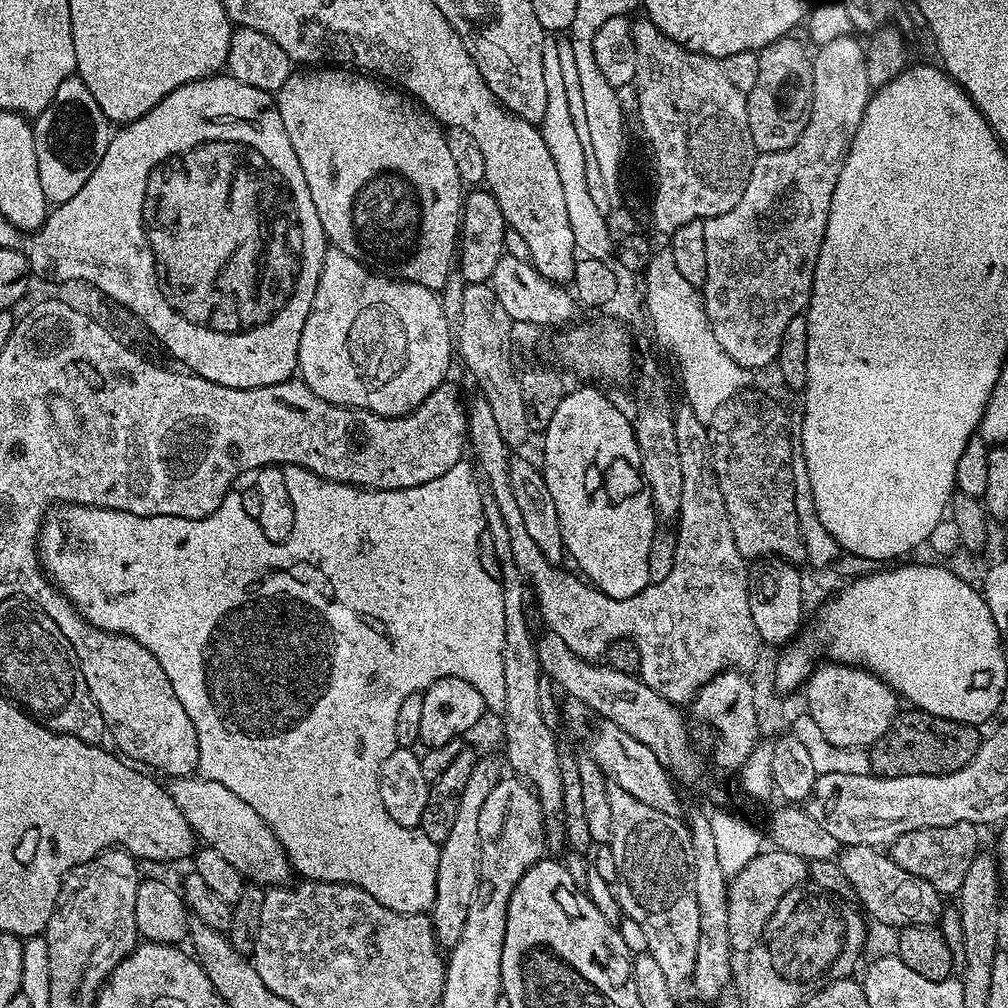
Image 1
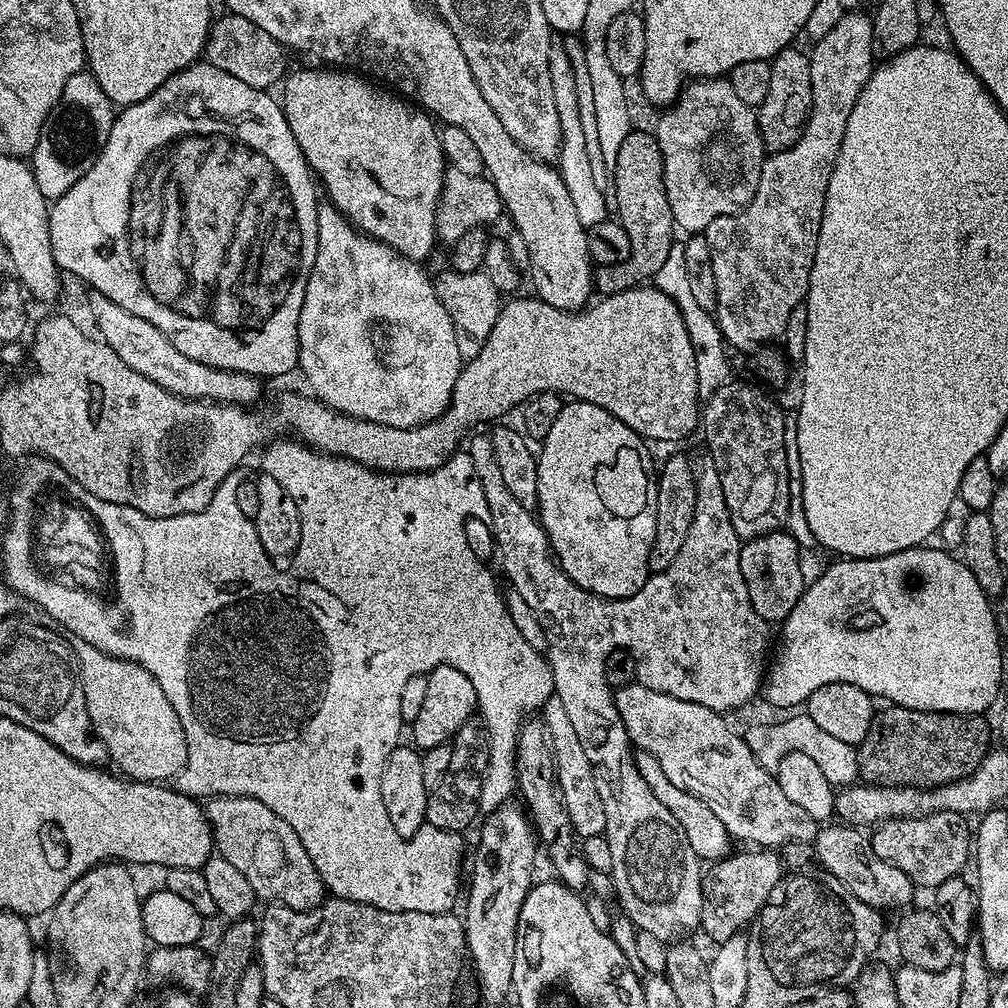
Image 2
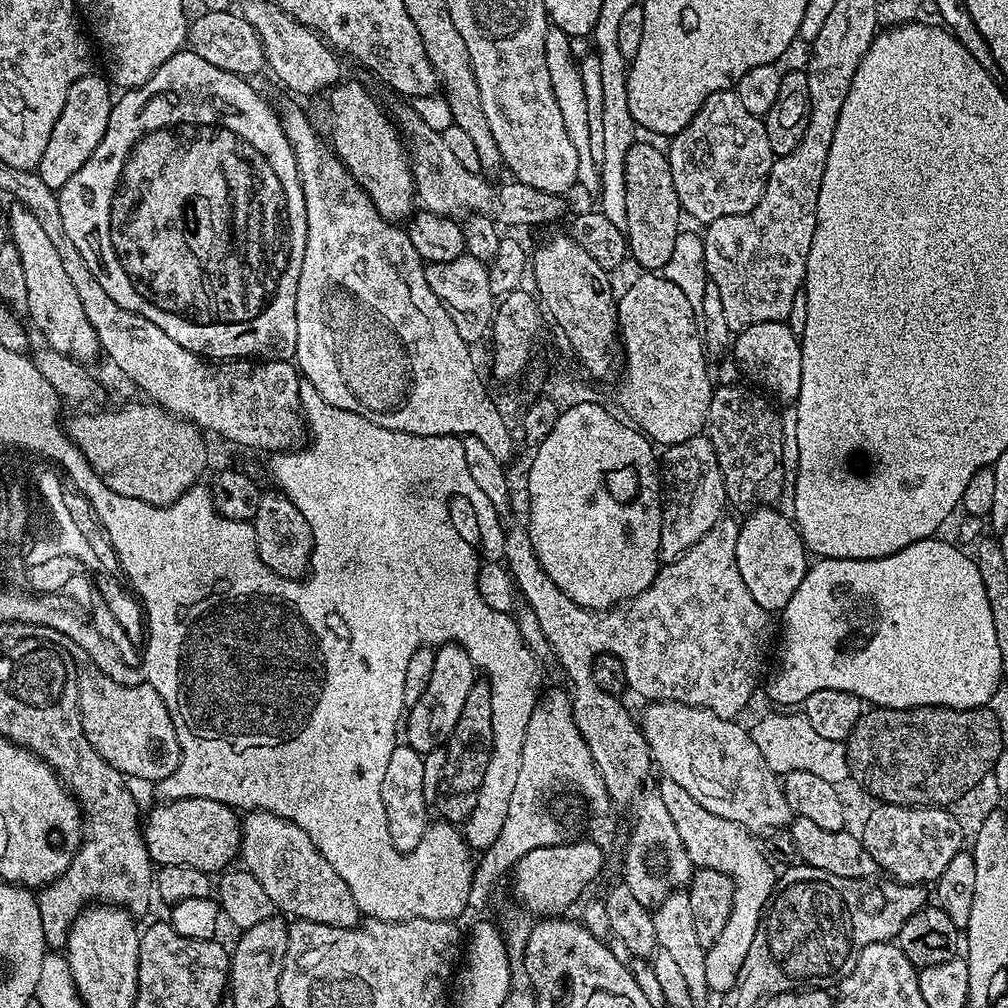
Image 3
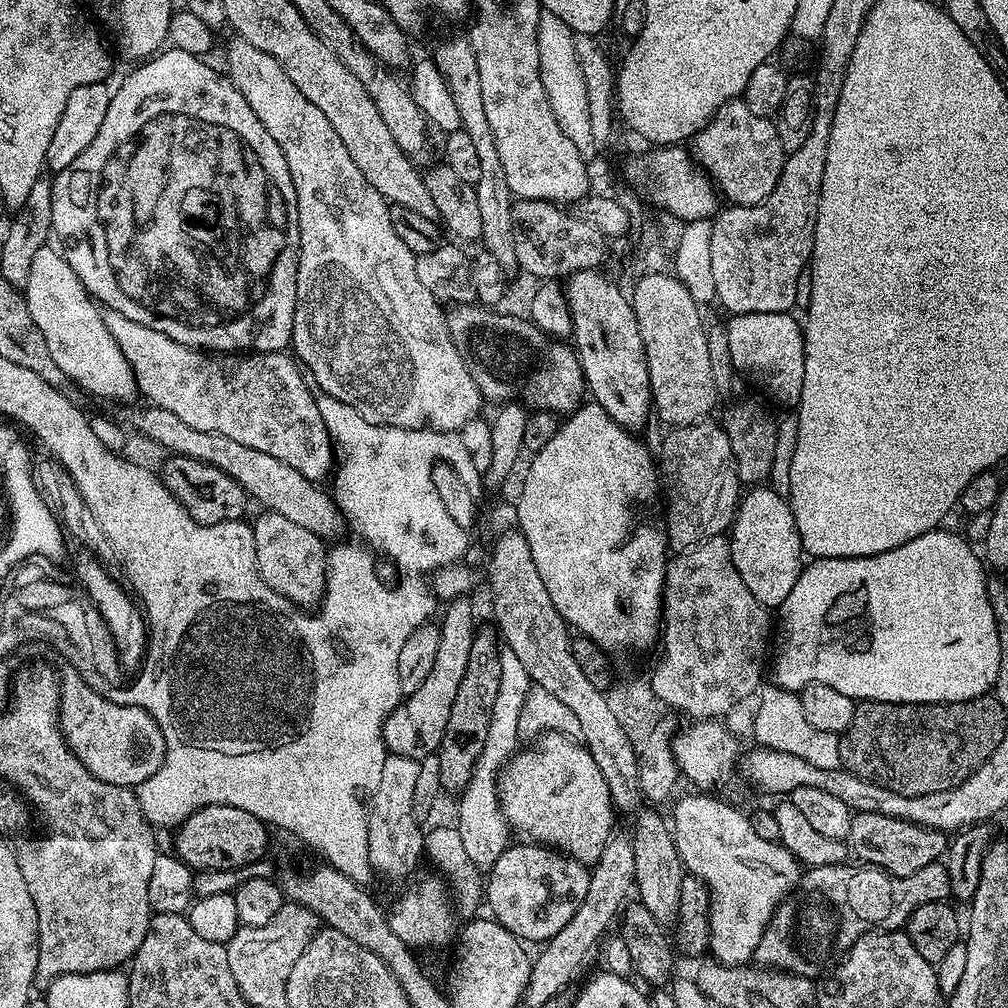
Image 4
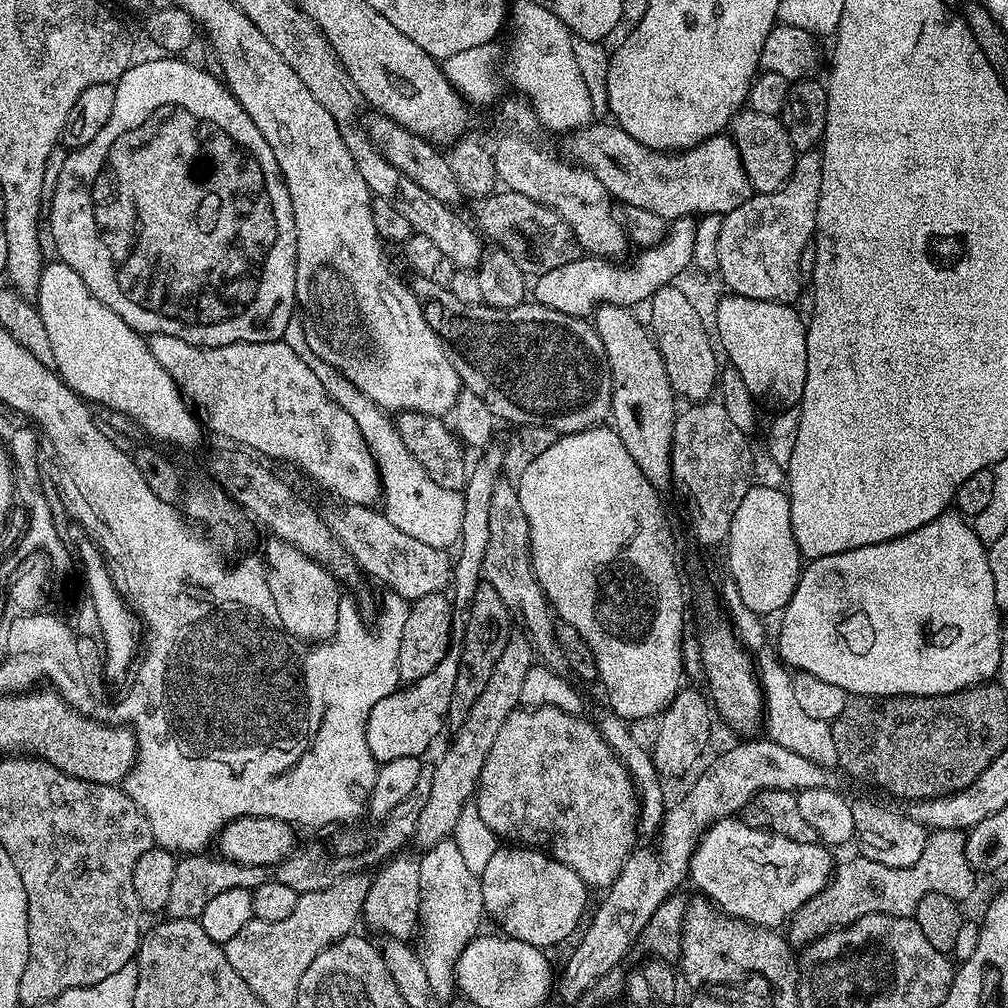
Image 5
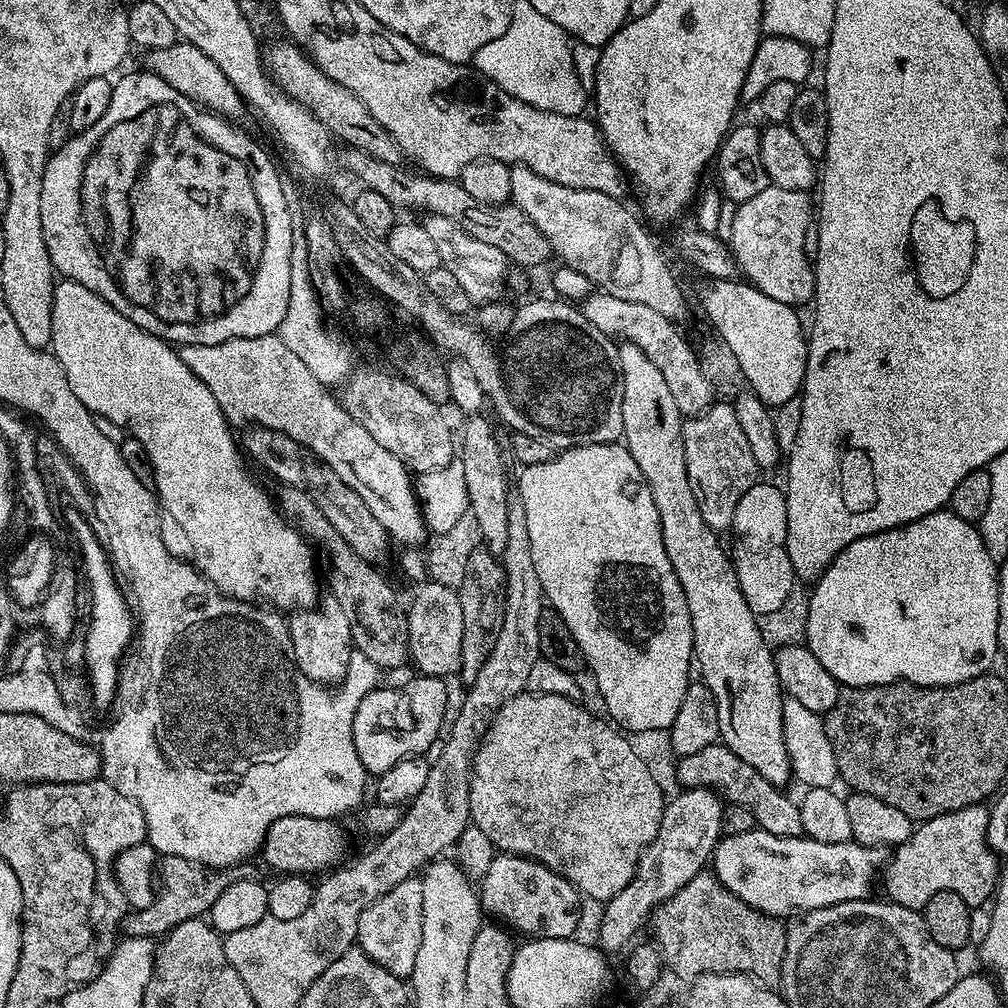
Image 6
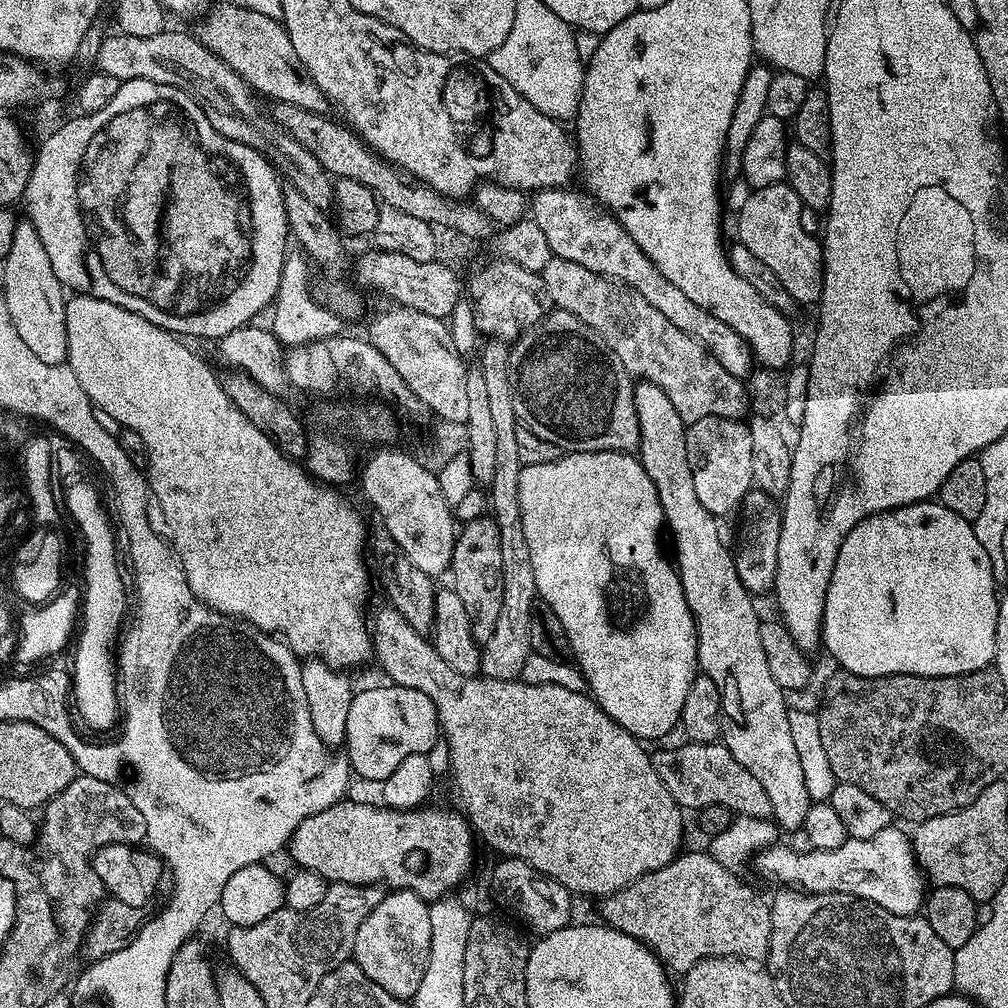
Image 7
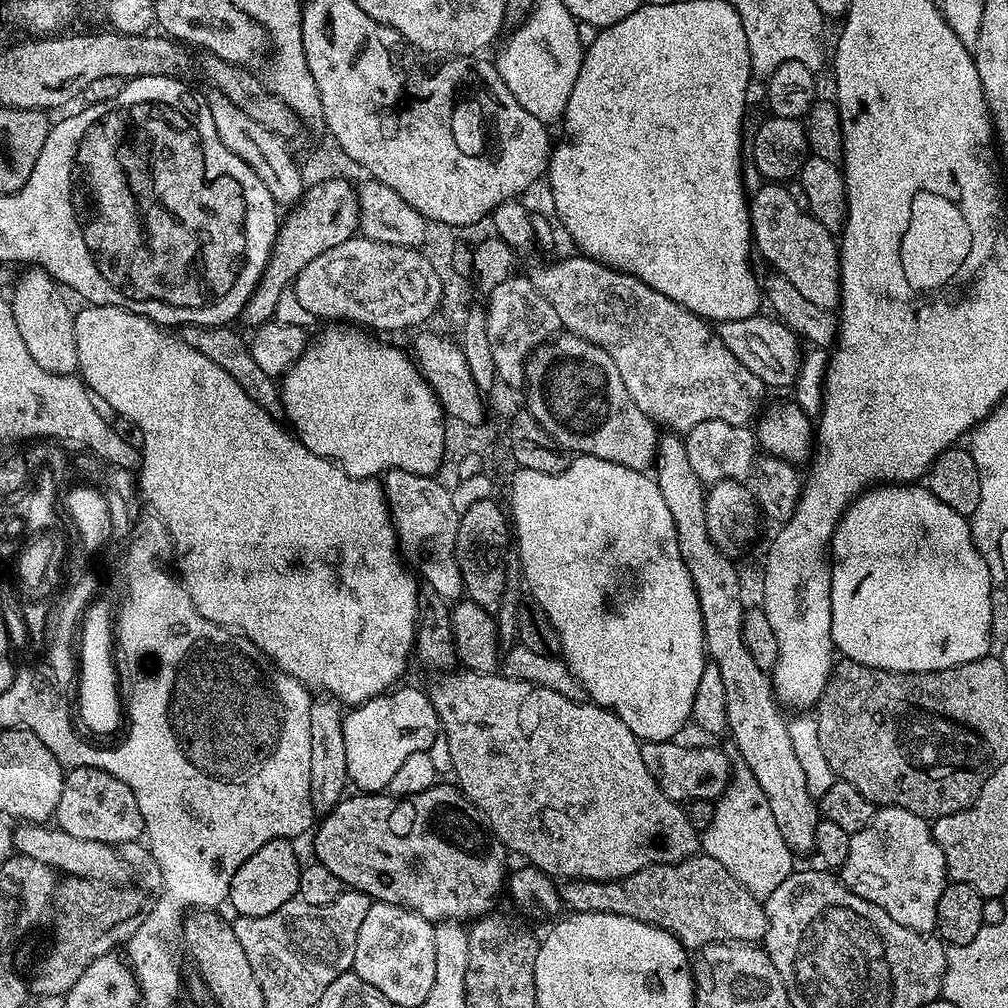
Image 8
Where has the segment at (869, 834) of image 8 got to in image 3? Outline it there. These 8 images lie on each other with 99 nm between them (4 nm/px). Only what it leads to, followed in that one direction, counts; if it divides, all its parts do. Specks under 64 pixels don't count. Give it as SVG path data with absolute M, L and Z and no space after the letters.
M667 778L661 781L659 798L666 810L670 810L670 818L674 818L674 826L678 826L682 846L686 846L686 854L690 854L693 865L696 868L722 870L722 874L734 882L734 906L730 906L730 918L726 918L722 934L718 934L718 938L706 950L706 982L709 989L716 994L730 992L736 985L740 968L750 950L750 942L754 942L754 934L764 918L768 902L776 891L778 872L772 869L773 861L767 856L768 861L763 850L756 845L757 837L752 832L728 821L726 817L720 817L716 810L687 793L676 782Z

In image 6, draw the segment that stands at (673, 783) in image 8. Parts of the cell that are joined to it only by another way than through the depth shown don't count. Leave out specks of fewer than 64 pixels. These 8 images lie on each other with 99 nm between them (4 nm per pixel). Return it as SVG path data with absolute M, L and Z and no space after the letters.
M723 742L706 746L706 750L698 750L698 754L679 757L675 761L676 780L681 789L711 788L713 792L722 794L730 804L746 806L750 814L754 814L756 828L761 832L778 834L779 836L802 836L802 814L799 803L787 796L784 788L774 786L754 770L754 766L746 766L738 754L734 754Z

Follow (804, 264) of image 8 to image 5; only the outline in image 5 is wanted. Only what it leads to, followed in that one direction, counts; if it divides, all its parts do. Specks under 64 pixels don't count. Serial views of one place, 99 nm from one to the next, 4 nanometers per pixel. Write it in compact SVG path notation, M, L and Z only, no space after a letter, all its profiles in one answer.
M799 153L792 168L792 176L776 192L753 194L749 200L742 202L734 210L724 213L722 217L722 234L718 234L718 275L724 281L724 287L733 296L754 298L758 302L775 304L792 304L800 296L802 285L799 278L798 260L806 244L814 240L816 230L816 211L818 198L822 190L821 153Z

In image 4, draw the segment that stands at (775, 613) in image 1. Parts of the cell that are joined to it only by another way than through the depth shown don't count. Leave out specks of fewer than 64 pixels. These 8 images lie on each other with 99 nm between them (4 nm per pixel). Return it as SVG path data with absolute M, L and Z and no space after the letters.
M770 486L749 487L736 505L730 539L734 566L738 574L742 574L742 582L746 582L746 590L750 590L750 594L754 594L765 608L779 609L786 602L790 590L794 590L794 582L798 582L806 563L791 503Z

